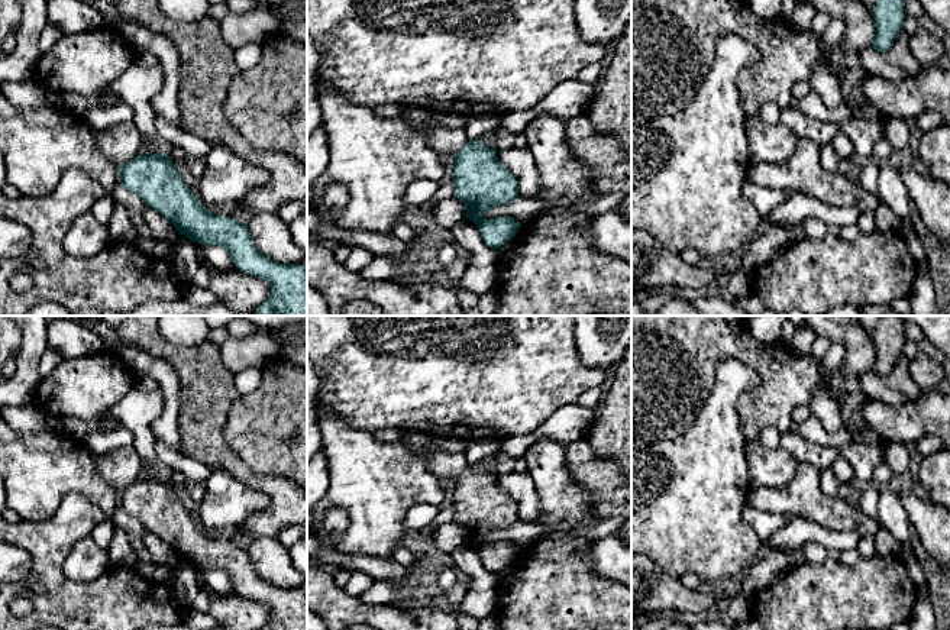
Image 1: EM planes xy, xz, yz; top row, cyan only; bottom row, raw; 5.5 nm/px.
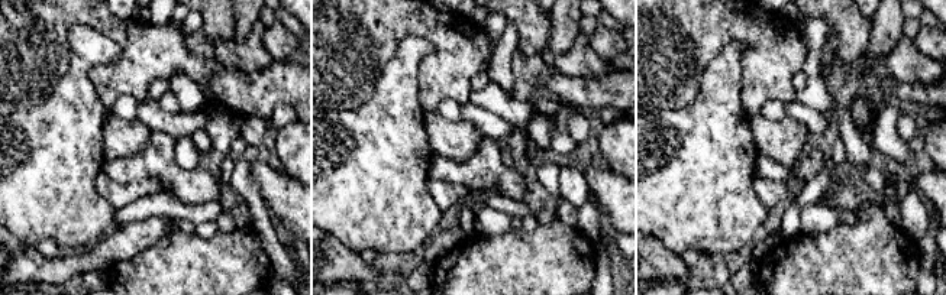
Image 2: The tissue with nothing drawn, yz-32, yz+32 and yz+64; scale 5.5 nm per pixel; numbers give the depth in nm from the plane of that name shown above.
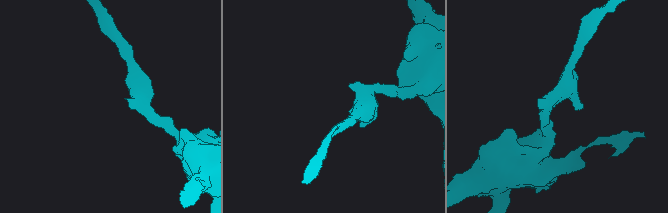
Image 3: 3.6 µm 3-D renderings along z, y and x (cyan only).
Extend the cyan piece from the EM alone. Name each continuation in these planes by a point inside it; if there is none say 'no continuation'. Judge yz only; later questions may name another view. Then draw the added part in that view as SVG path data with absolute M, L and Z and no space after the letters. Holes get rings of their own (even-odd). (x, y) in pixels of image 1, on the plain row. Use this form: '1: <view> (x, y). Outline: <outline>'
no continuation

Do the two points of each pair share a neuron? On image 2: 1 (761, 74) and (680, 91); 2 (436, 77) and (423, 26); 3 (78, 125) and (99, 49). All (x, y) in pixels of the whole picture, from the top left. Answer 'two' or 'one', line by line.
1: one
2: one
3: one

